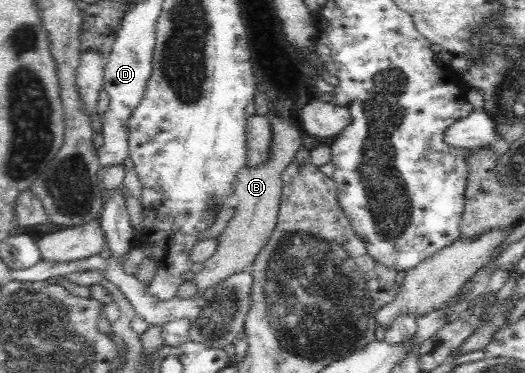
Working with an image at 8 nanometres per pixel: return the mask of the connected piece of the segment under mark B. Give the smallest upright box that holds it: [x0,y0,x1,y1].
[191,113,305,299]

